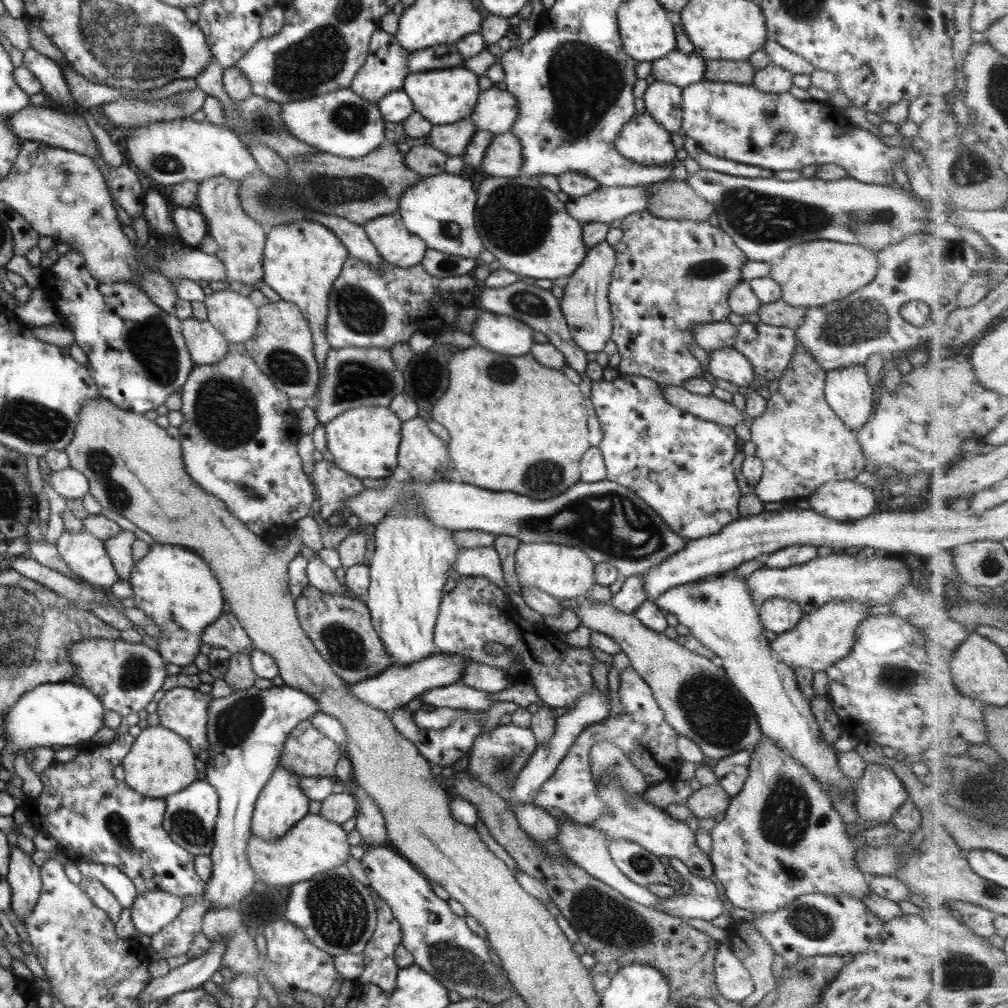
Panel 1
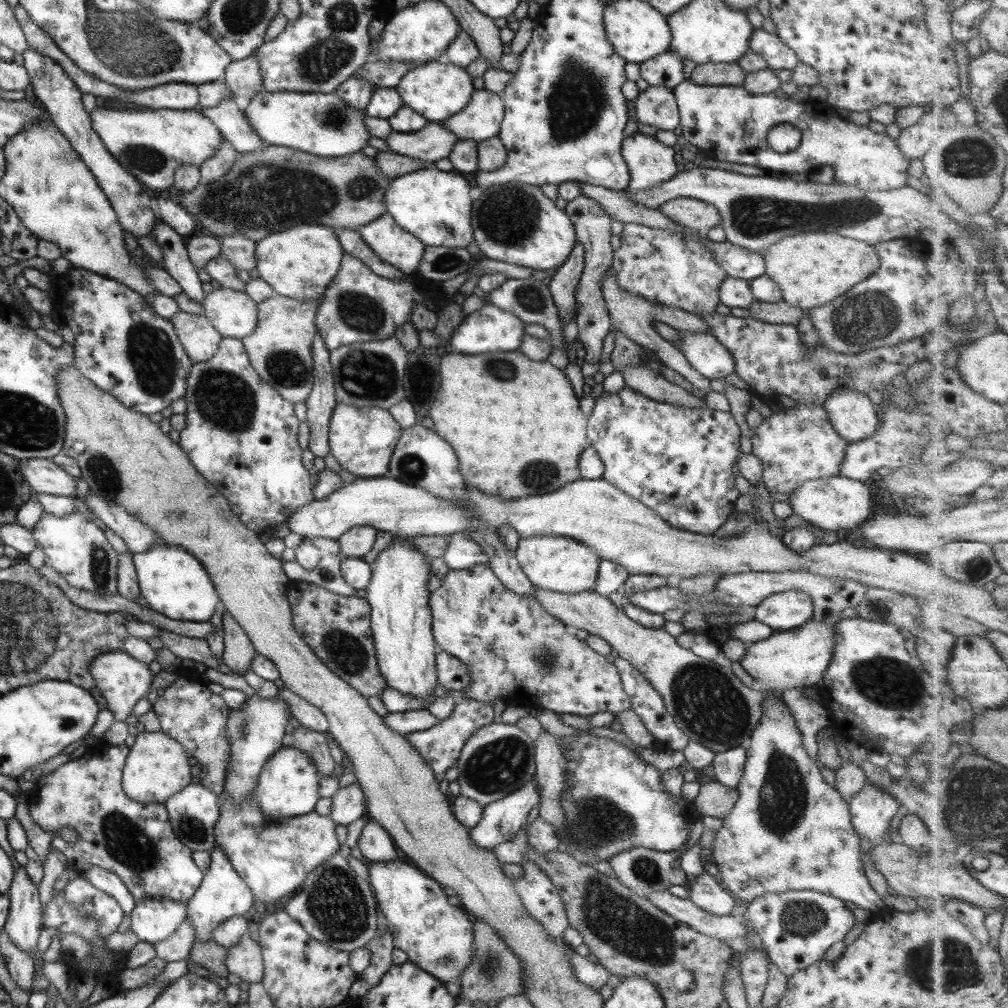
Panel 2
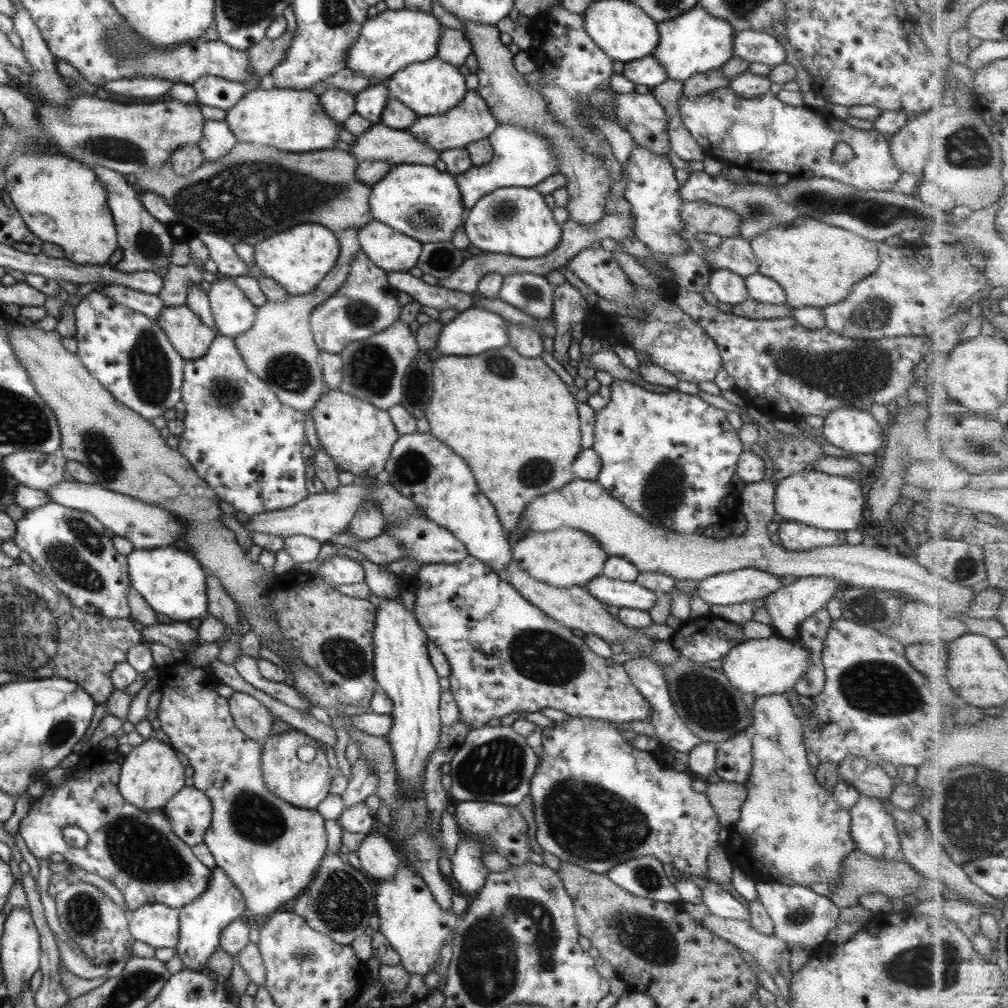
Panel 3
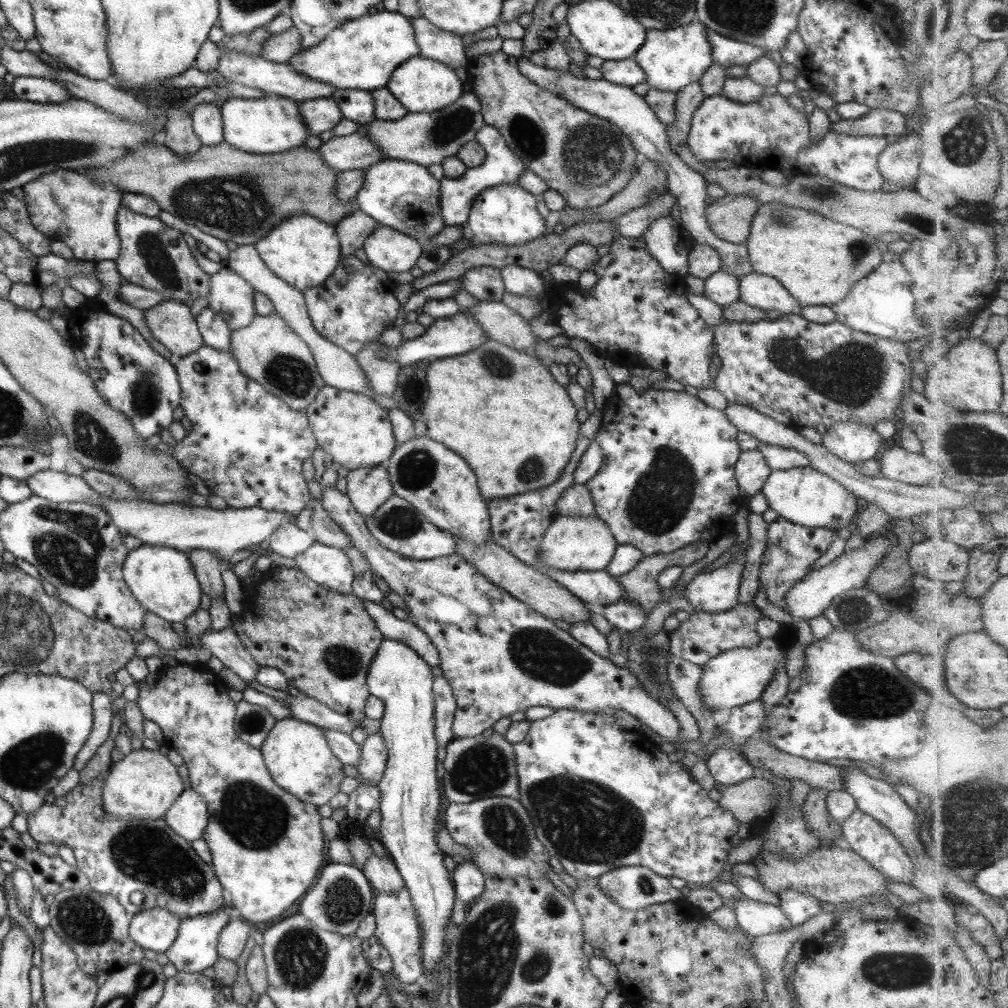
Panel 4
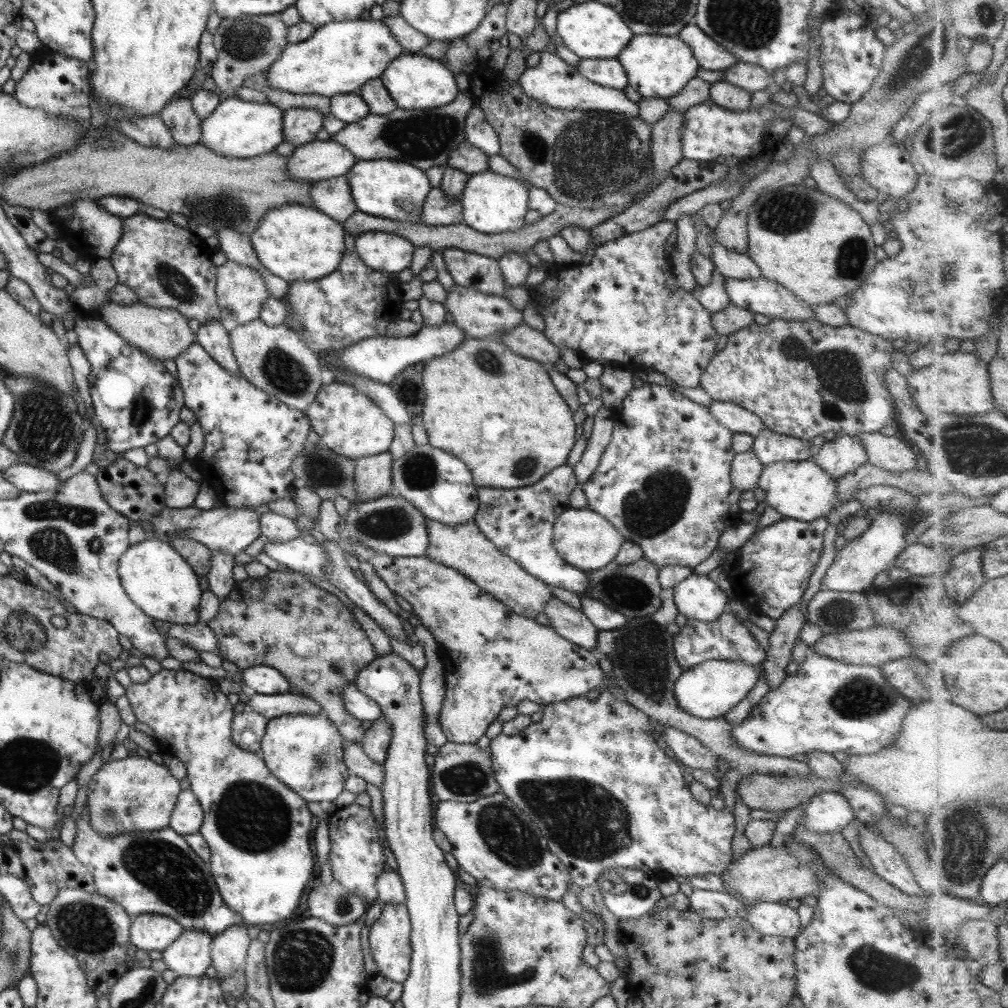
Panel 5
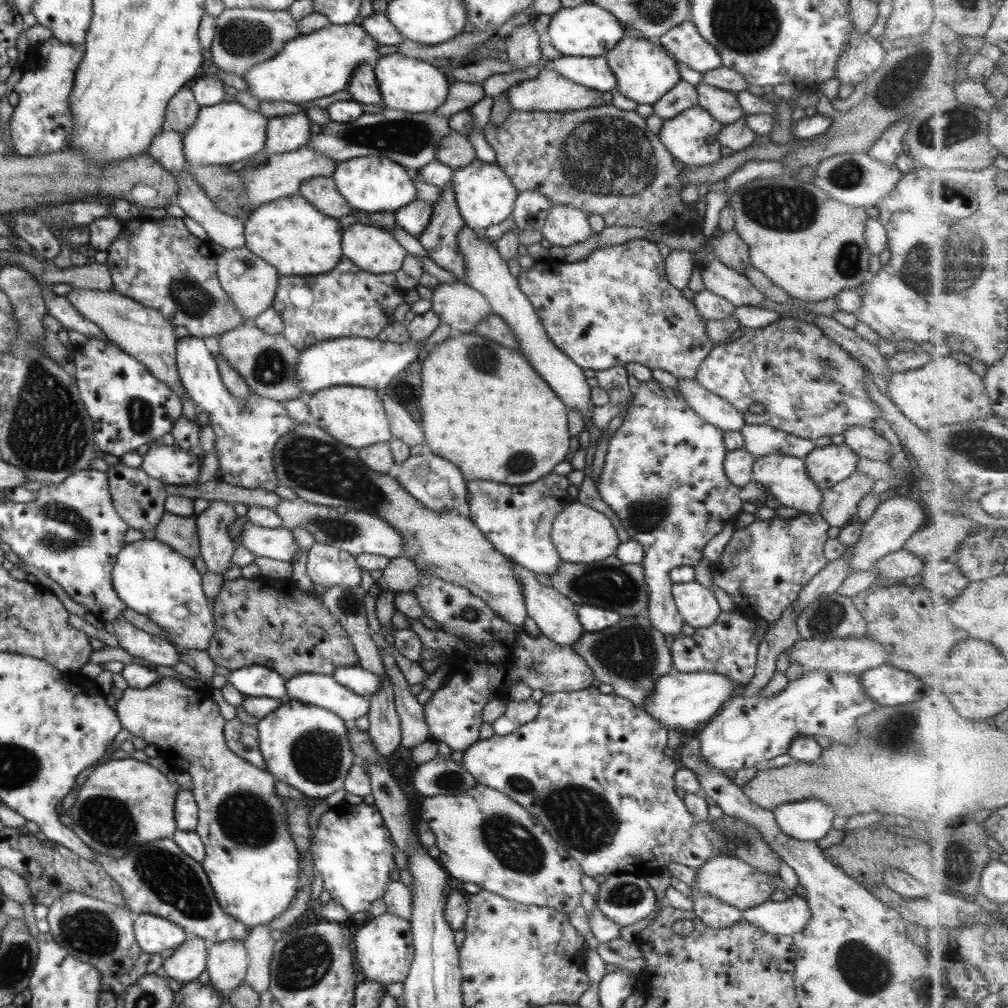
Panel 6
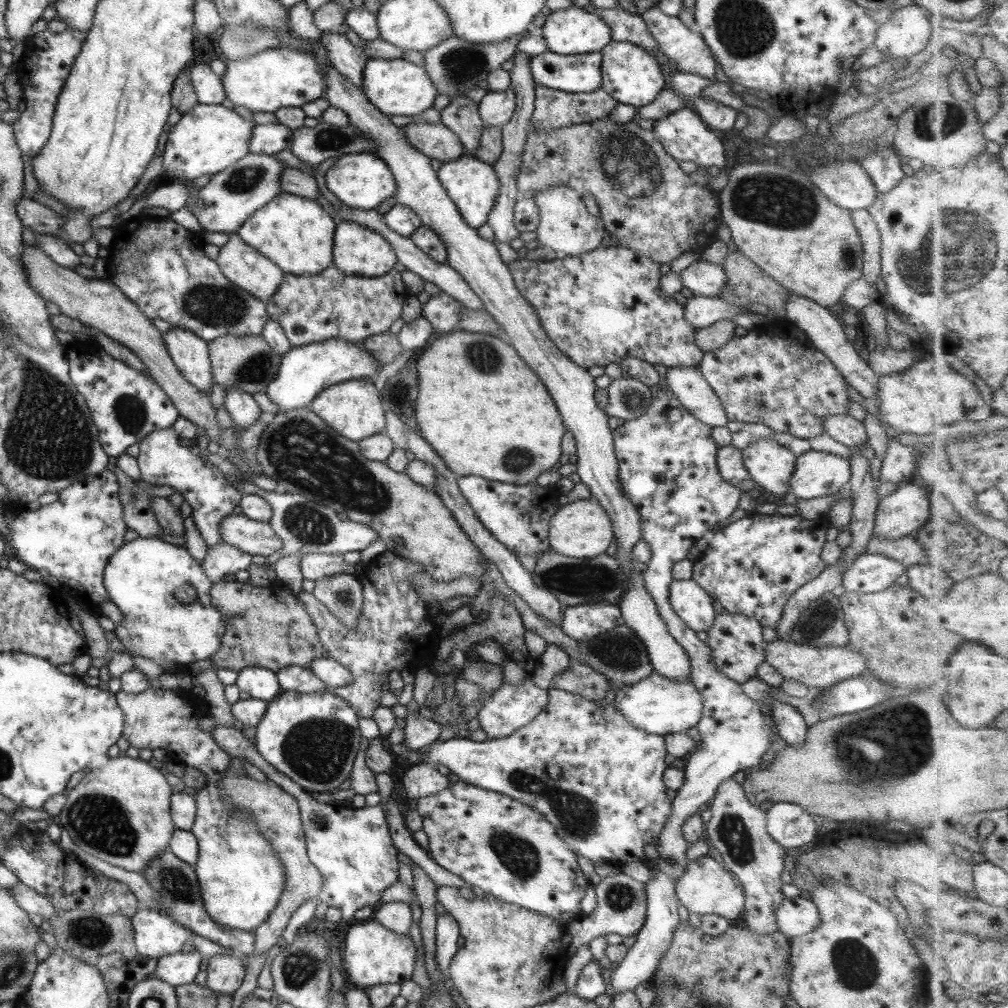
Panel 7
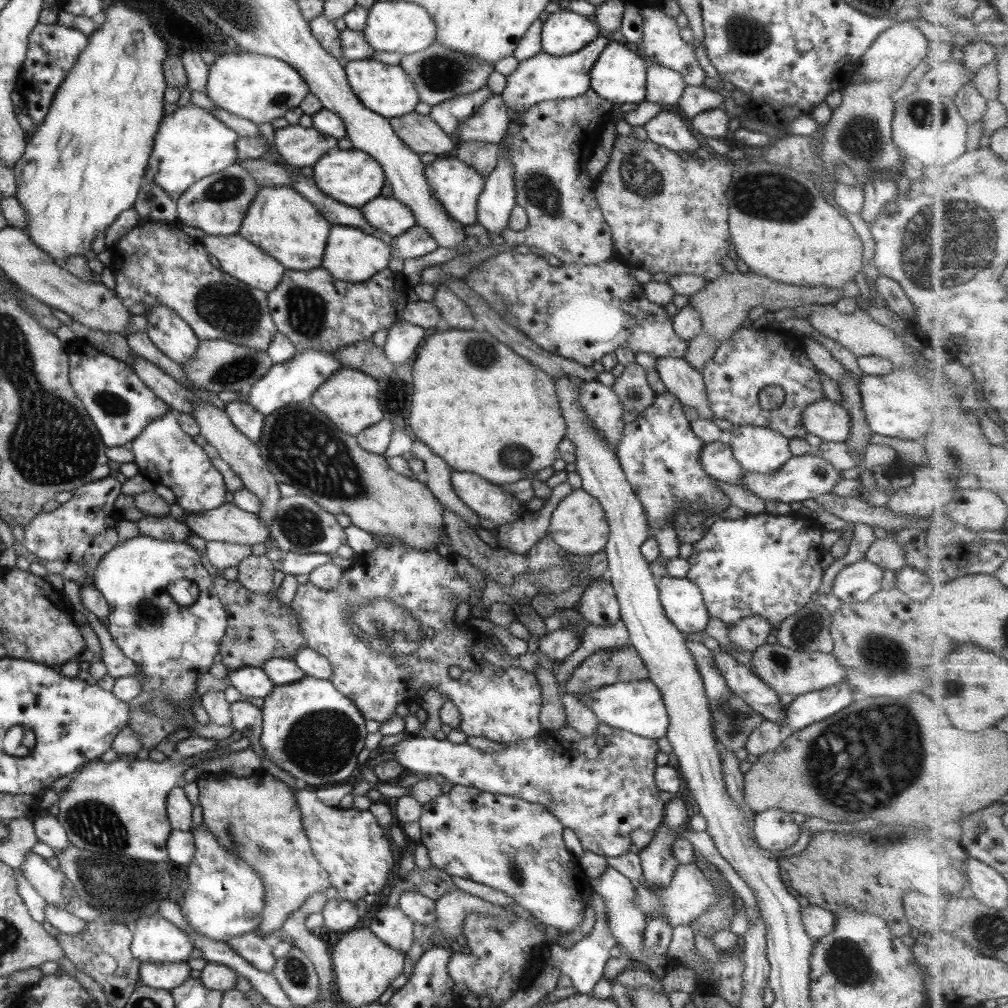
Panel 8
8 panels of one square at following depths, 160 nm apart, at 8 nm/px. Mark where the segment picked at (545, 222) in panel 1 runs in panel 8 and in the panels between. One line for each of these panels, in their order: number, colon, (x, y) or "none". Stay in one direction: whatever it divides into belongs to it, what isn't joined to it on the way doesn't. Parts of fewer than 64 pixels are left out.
2: (513, 222)
3: (515, 221)
4: (505, 214)
5: (490, 202)
6: (483, 194)
7: (471, 185)
8: (455, 186)

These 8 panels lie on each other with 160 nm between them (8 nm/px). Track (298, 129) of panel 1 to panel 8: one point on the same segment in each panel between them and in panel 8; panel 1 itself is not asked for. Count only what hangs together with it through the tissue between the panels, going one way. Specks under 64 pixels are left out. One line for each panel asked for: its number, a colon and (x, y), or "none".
2: (319, 124)
3: (290, 120)
4: (269, 125)
5: (237, 128)
6: (226, 132)
7: (209, 137)
8: (189, 144)

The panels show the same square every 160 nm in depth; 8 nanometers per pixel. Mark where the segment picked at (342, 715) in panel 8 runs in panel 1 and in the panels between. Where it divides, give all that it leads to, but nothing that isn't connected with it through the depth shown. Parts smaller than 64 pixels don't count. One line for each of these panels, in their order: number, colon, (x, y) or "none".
1: (280, 805)
2: (286, 787)
3: (302, 785)
4: (295, 753)
5: (303, 751)
6: (303, 746)
7: (313, 738)

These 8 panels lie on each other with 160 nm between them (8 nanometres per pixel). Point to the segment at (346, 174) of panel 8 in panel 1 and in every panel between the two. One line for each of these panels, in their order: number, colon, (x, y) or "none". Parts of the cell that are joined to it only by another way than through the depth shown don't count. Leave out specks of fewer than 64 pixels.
1: (439, 209)
2: (434, 206)
3: (416, 200)
4: (401, 195)
5: (390, 189)
6: (371, 183)
7: (360, 180)

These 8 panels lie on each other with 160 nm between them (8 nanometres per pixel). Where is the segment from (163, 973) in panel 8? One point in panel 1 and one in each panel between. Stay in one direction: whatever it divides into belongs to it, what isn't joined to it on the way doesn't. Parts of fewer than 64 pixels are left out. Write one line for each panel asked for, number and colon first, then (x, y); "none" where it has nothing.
1: (246, 730)
2: (221, 894)
3: (200, 922)
4: (193, 949)
5: (189, 955)
6: (188, 960)
7: (179, 969)

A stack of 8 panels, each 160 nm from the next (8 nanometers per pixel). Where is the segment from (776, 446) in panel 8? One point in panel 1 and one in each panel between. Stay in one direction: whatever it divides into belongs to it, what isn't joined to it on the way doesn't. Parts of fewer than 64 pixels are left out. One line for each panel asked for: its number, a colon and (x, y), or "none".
1: (832, 499)
2: (833, 503)
3: (834, 503)
4: (803, 496)
5: (799, 490)
6: (784, 477)
7: (769, 464)

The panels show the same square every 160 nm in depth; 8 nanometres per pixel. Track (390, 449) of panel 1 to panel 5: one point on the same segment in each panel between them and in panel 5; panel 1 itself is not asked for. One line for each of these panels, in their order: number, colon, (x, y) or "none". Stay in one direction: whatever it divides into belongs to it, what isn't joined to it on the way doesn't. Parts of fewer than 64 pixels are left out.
2: (361, 440)
3: (358, 437)
4: (353, 431)
5: (346, 421)

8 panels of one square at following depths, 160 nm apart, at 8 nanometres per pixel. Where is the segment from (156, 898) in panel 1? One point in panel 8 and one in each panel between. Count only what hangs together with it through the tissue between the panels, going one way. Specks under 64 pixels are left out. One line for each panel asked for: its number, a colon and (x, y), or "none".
2: (151, 920)
3: (156, 925)
4: (154, 929)
5: (148, 932)
6: (153, 934)
7: (155, 935)
8: (155, 940)

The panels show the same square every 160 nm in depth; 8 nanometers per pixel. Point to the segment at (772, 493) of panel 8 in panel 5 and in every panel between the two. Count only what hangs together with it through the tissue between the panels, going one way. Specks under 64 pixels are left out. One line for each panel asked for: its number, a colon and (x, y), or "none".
5: (843, 454)
6: (825, 466)
7: (815, 474)

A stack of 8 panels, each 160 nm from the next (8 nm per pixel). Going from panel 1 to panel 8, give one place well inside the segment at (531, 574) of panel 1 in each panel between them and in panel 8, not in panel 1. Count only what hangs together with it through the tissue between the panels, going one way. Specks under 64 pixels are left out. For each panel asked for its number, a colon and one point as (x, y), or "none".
2: (553, 563)
3: (564, 557)
4: (571, 543)
5: (583, 539)
6: (579, 534)
7: (580, 529)
8: (577, 525)

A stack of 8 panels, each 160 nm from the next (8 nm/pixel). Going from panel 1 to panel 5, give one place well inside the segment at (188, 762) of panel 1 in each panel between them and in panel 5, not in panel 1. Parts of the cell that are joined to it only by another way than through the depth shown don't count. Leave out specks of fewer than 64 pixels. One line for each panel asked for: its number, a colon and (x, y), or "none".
2: (156, 767)
3: (150, 774)
4: (143, 785)
5: (133, 794)

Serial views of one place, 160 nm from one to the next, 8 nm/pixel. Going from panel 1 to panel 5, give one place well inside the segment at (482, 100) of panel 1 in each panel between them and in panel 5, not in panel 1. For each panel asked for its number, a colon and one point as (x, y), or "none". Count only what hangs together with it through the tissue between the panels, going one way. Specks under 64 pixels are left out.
2: (479, 119)
3: (469, 120)
4: (424, 138)
5: (423, 138)

